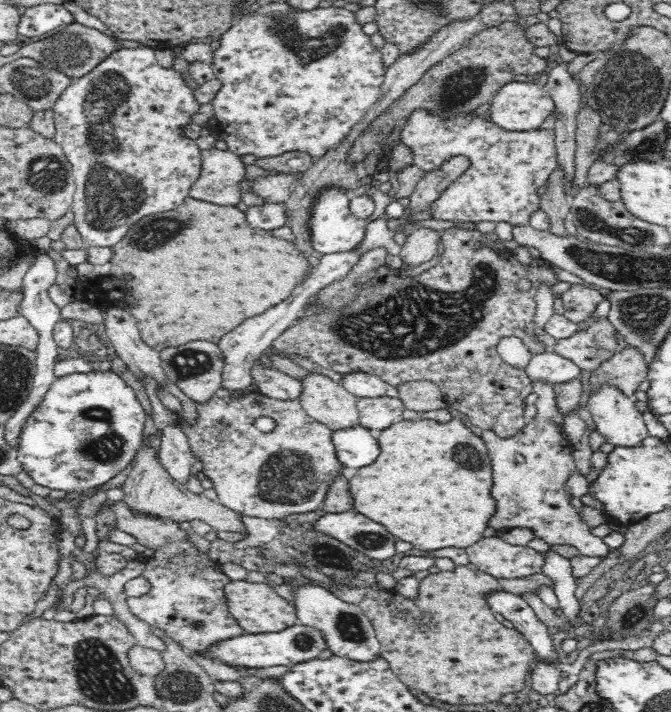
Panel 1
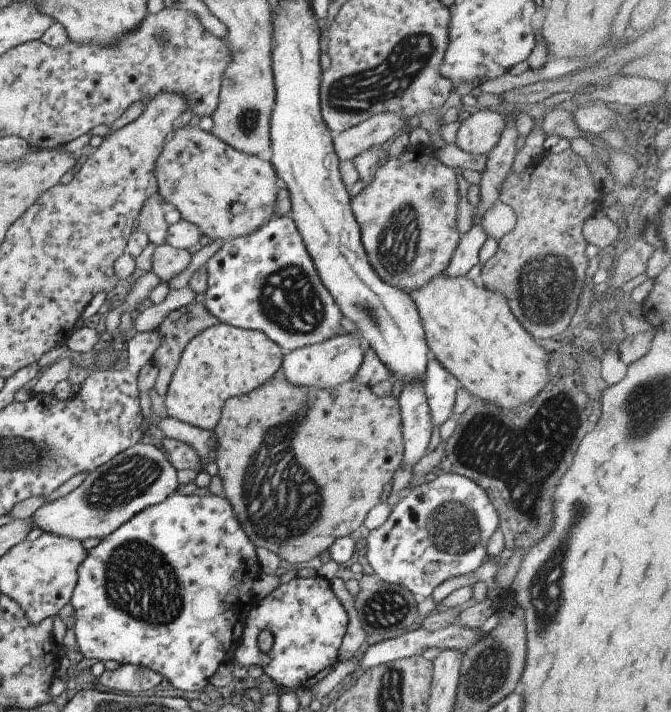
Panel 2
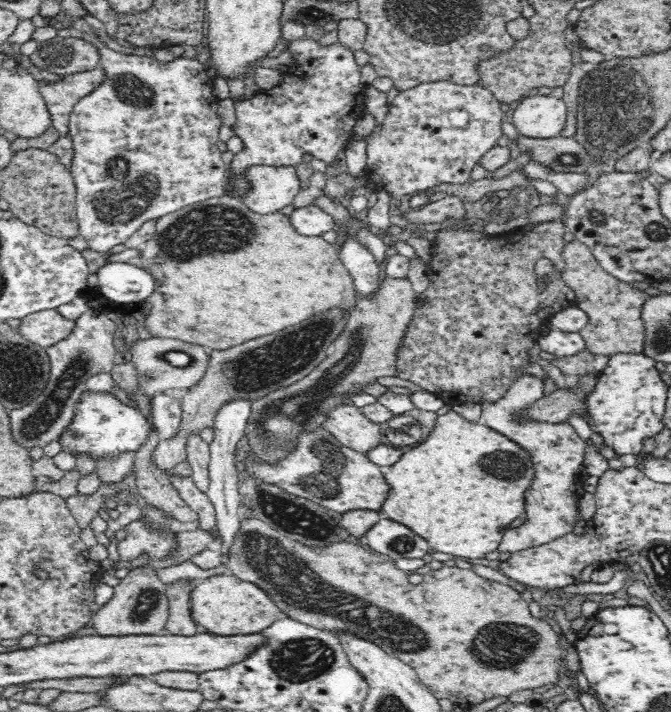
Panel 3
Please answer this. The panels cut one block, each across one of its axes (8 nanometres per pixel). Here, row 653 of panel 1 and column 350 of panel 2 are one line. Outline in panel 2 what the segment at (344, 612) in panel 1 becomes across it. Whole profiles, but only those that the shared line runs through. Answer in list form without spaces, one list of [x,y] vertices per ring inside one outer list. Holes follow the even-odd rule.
[[[344,333],[328,338],[322,344],[303,346],[284,355],[280,372],[294,386],[324,390],[352,381],[356,370],[362,366],[362,360],[364,360],[364,345],[360,344],[358,333]]]

